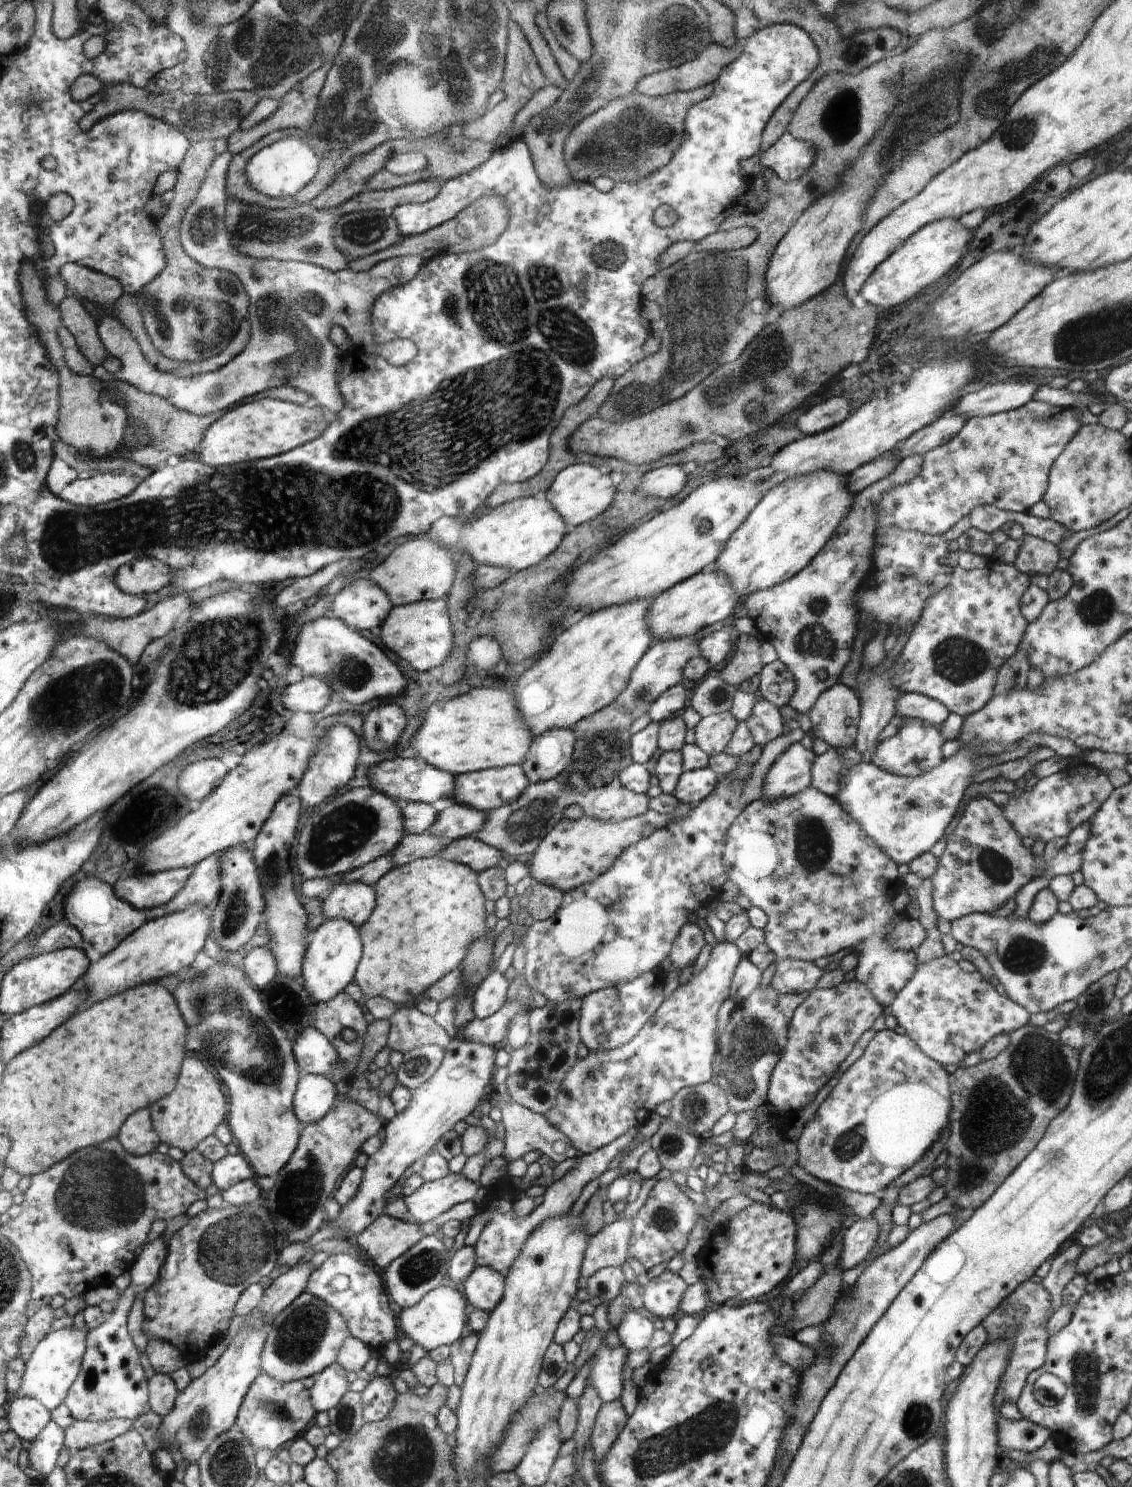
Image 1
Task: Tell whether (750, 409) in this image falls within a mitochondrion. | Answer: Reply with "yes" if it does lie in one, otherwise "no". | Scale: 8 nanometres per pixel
yes

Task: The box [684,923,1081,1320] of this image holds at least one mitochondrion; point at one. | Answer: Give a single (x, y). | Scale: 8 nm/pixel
(1001, 1110)

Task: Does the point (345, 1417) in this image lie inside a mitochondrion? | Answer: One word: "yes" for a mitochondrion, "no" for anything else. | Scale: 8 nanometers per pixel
yes

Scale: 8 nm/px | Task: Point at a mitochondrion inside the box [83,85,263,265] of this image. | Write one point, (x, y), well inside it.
(180, 110)

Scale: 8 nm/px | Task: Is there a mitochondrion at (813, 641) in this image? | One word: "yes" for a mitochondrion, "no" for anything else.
yes

